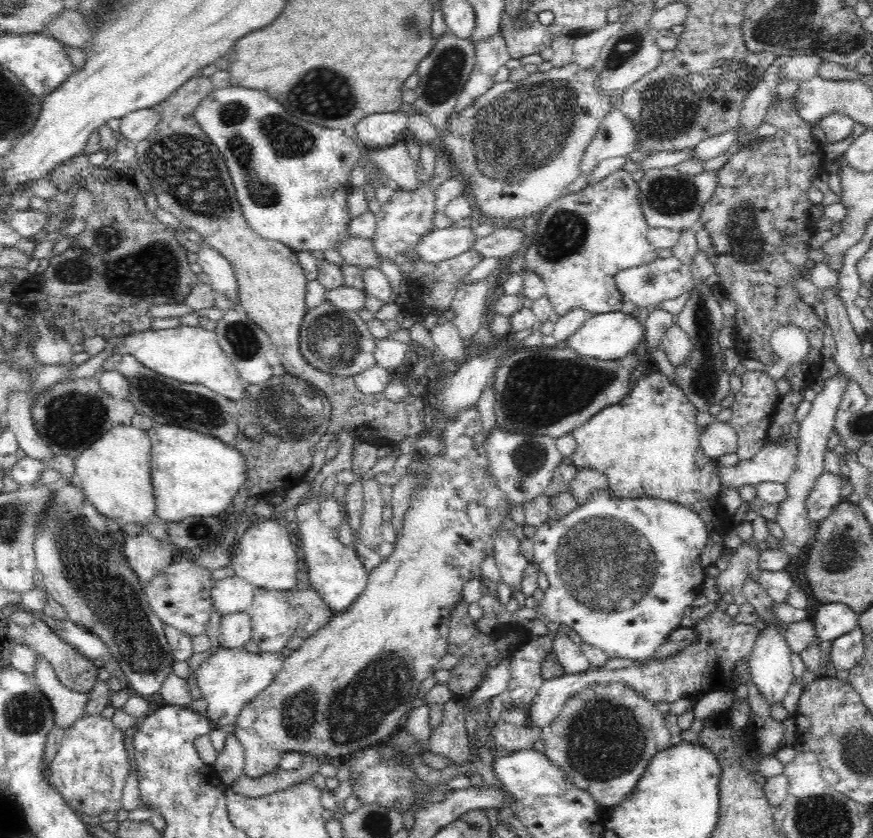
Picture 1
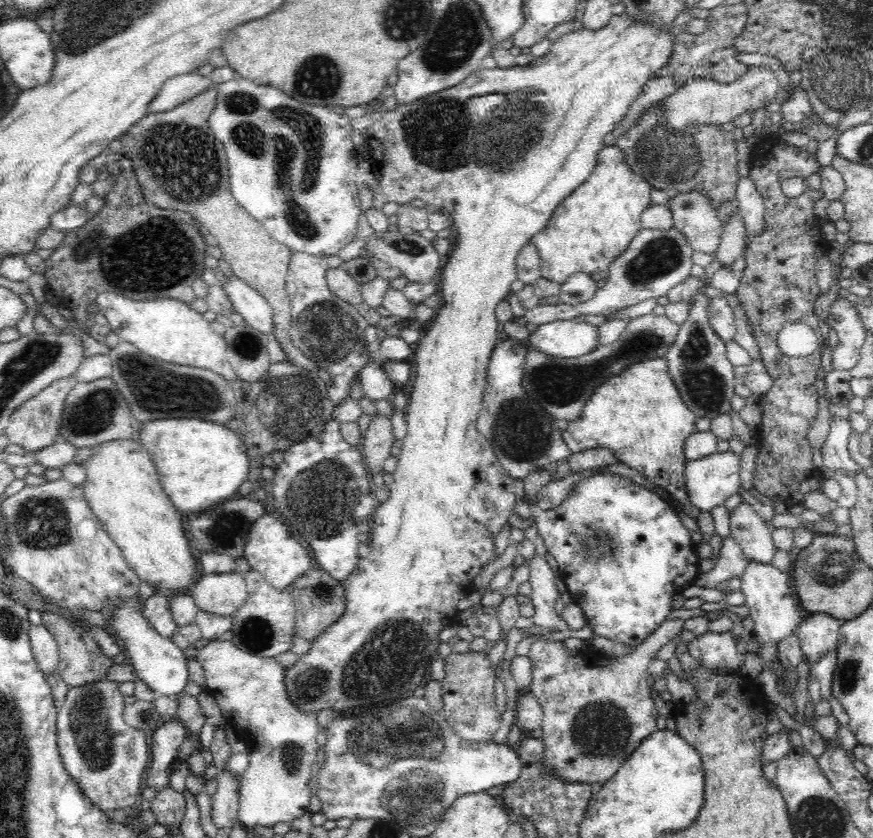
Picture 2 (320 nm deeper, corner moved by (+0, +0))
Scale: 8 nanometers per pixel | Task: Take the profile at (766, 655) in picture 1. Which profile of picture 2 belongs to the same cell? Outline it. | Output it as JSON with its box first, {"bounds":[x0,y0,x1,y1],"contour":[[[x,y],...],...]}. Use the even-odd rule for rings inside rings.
{"bounds":[741,559,804,647],"contour":[[[750,559],[741,580],[741,591],[746,597],[745,605],[750,609],[749,616],[754,621],[752,638],[759,642],[760,647],[767,644],[778,645],[780,640],[788,638],[792,632],[797,632],[804,620],[800,617],[800,612],[804,610],[794,594],[789,573],[782,573],[772,564],[760,565]]]}

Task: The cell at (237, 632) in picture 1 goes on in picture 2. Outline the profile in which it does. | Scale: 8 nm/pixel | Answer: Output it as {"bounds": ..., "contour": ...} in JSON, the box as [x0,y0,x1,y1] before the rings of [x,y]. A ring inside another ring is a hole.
{"bounds":[190,572,248,617],"contour":[[[240,572],[230,574],[206,574],[190,592],[196,607],[222,617],[230,617],[248,598],[245,577]]]}

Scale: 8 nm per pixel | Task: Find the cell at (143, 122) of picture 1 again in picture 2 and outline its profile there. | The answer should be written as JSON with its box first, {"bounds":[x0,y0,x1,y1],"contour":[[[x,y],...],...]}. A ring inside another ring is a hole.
{"bounds":[147,72,213,114],"contour":[[[196,72],[174,76],[164,82],[157,96],[150,102],[147,114],[160,114],[160,112],[174,110],[176,106],[184,104],[194,96],[201,94],[202,91],[207,90],[212,83],[213,80],[210,76],[200,76]]]}

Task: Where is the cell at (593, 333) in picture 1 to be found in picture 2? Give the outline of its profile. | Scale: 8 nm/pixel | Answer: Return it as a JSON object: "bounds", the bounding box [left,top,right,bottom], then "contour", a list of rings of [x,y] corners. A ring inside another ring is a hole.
{"bounds":[527,320,598,358],"contour":[[[580,320],[541,324],[530,333],[527,347],[554,358],[577,358],[598,348],[598,329]]]}

